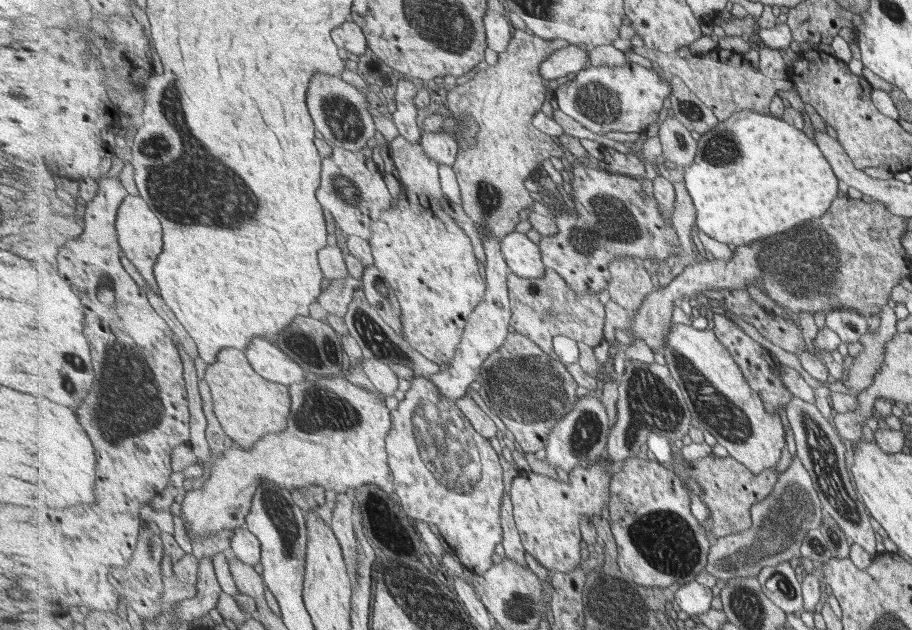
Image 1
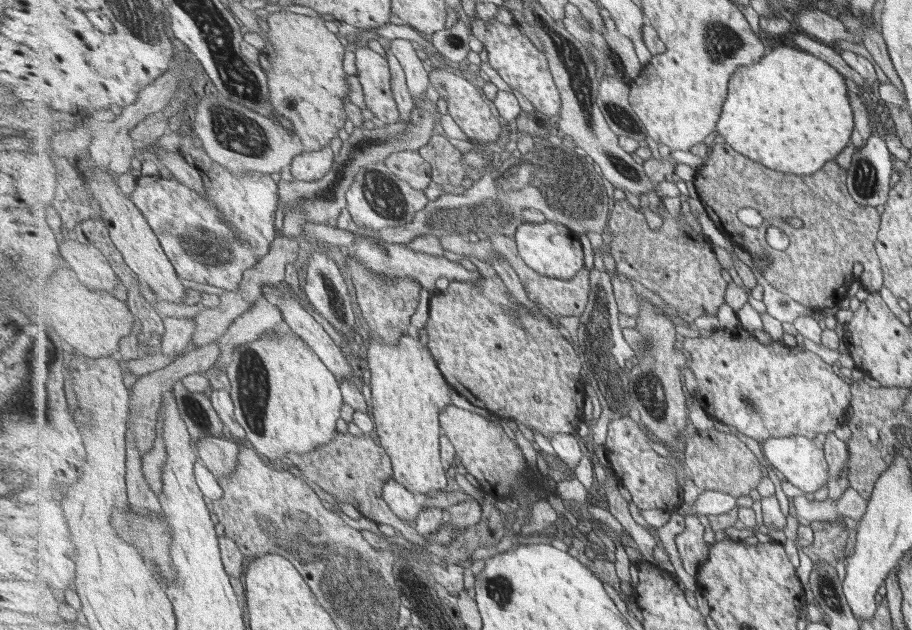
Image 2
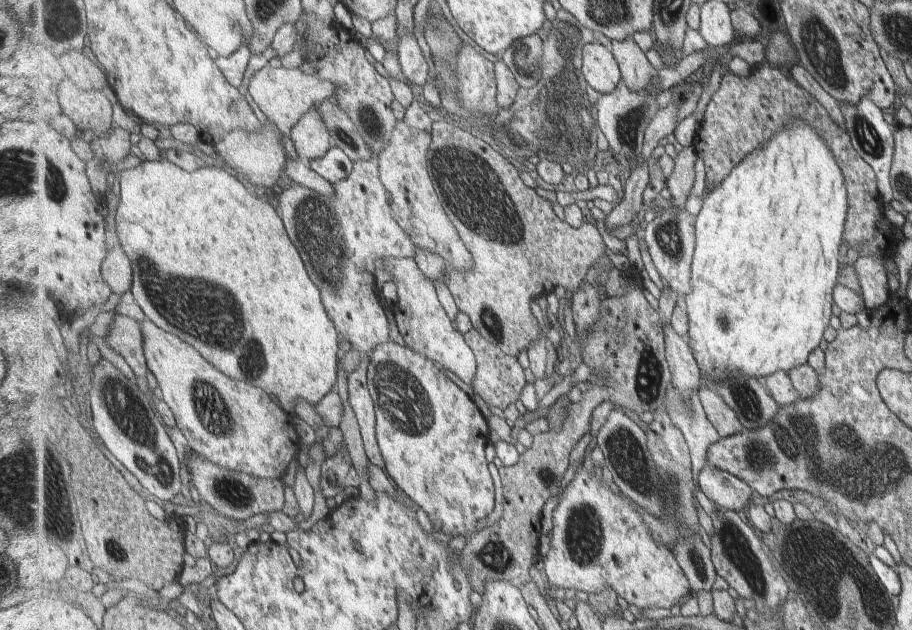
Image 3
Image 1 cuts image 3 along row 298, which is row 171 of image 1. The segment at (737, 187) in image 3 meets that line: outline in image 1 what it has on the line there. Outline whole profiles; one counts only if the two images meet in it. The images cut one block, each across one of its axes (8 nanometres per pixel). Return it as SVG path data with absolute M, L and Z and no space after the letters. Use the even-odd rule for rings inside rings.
M754 110L736 112L726 121L717 123L713 130L701 134L695 160L682 173L684 175L684 184L688 188L697 209L696 226L710 238L724 244L733 244L736 247L753 244L758 240L763 240L782 232L789 232L789 230L793 230L796 226L805 224L808 220L821 218L831 208L833 201L841 196L838 175L835 174L834 167L823 154L820 146L817 146L805 132L798 130L793 124L787 124L785 120L777 118L770 113L761 114Z

